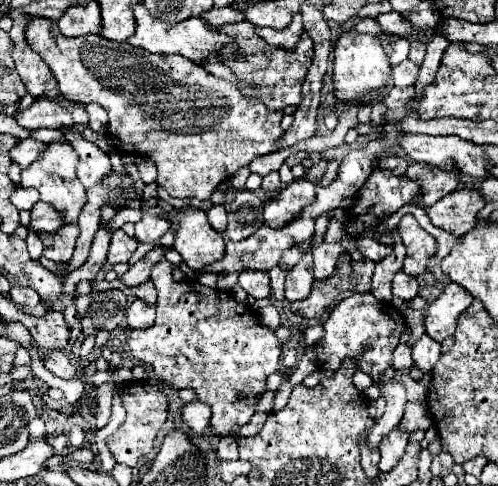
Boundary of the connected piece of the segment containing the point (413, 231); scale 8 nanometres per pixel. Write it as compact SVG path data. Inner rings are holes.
M412 214L402 216L398 224L398 232L402 236L402 242L406 246L406 258L404 258L404 272L418 276L426 270L428 258L436 252L436 240L426 230L422 230Z

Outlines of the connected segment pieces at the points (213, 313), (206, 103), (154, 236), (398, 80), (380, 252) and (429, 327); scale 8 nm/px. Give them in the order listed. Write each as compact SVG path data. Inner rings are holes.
M160 260L158 264L154 264L152 280L158 290L156 320L150 328L130 332L130 352L134 354L134 358L150 368L158 382L164 382L172 388L194 390L198 400L212 408L210 426L218 438L238 438L240 428L256 412L256 406L266 392L266 378L278 370L282 348L276 340L274 330L262 326L258 322L258 314L248 304L238 302L230 292L206 288L196 280L176 282L172 278L172 264L168 260Z
M38 16L30 18L26 26L26 42L50 66L60 92L68 100L96 102L108 110L108 134L114 148L150 158L158 168L156 184L170 196L208 200L218 182L232 178L254 158L278 150L278 142L286 134L280 126L282 110L266 108L260 98L246 98L234 84L216 78L180 54L150 54L128 42L112 42L94 34L68 38L62 36L54 20Z
M154 206L154 208L146 208L142 220L136 224L136 240L144 242L144 244L152 244L152 246L160 246L160 238L170 230L170 222L164 218L162 208Z
M404 60L392 68L392 82L396 88L412 86L416 78L418 78L418 66L412 60Z
M370 238L358 240L358 250L360 250L366 258L370 258L370 260L374 260L374 262L378 262L378 260L382 260L382 258L386 258L386 256L392 254L392 248L390 248L388 244L382 244L382 242L370 240Z
M448 284L446 290L432 302L428 304L426 310L426 334L434 338L436 342L442 342L444 338L452 336L456 330L456 320L458 316L474 302L468 290L464 290L458 284Z

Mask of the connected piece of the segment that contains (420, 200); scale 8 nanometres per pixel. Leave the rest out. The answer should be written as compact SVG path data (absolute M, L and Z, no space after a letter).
M412 164L408 166L406 176L420 186L420 194L414 196L414 204L418 206L430 206L458 186L458 172L446 172L446 168L424 168L420 164Z

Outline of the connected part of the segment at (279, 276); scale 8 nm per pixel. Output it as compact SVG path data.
M274 266L270 272L270 280L272 280L272 294L278 298L278 300L284 300L284 268L282 266Z

